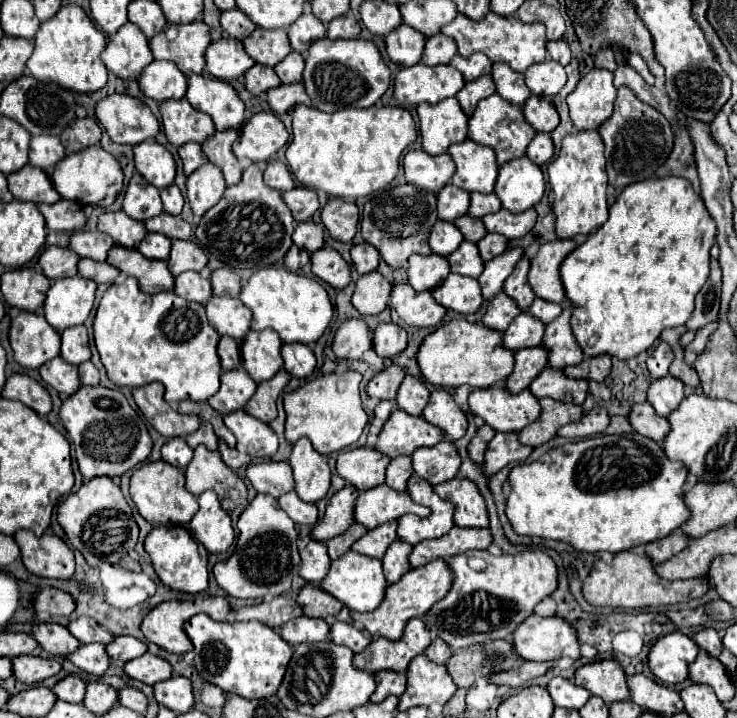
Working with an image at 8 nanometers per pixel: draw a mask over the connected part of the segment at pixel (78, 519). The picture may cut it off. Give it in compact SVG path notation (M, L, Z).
M95 477L69 495L57 507L57 521L67 533L71 547L77 549L91 567L99 567L101 563L119 563L131 549L135 549L139 537L139 527L133 519L131 507L119 485L115 485L109 477Z

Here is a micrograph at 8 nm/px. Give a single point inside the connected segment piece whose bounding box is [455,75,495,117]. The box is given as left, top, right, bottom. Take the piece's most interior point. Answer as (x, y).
(473, 91)

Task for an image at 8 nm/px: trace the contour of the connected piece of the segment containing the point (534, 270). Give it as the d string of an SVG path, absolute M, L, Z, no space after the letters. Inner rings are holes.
M555 239L541 245L539 253L531 261L529 271L529 285L537 297L553 303L565 303L567 295L559 279L559 267L575 247L577 245L573 239Z

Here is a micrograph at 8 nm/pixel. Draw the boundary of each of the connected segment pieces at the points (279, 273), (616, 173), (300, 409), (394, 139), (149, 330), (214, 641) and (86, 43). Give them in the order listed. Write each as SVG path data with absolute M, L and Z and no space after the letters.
M265 267L251 275L239 299L253 311L253 329L275 329L283 343L315 343L331 323L333 305L327 291L311 277L287 269Z
M629 87L617 89L615 111L611 119L607 119L607 123L599 127L599 133L605 143L609 185L617 189L623 189L635 181L653 177L655 171L667 161L673 147L671 123L655 107L641 103Z
M345 371L345 373L329 373L319 375L317 379L305 383L293 393L285 395L285 439L293 445L297 439L307 437L315 451L321 455L331 455L355 443L367 425L367 413L361 405L359 395L361 373Z
M297 105L293 109L293 141L289 143L285 157L295 179L309 189L327 189L333 197L365 197L381 187L389 185L399 169L399 157L407 145L417 139L417 127L413 115L403 107L369 107L369 109L339 109L335 113L323 113L315 107Z
M127 277L123 285L111 285L103 295L97 317L93 323L95 345L101 355L101 363L107 369L107 377L117 387L141 387L153 381L165 385L165 401L175 405L179 401L205 401L219 389L221 363L217 355L217 343L221 335L209 325L205 307L191 303L175 295L173 291L147 295L139 289L135 277Z
M195 615L185 623L195 647L195 667L203 679L245 699L263 699L277 693L287 671L293 647L281 635L259 621L215 621L209 615Z
M65 5L55 17L41 23L27 69L35 79L59 83L61 87L77 93L93 93L107 83L107 69L99 59L105 45L105 35L95 27L87 13L79 5Z

